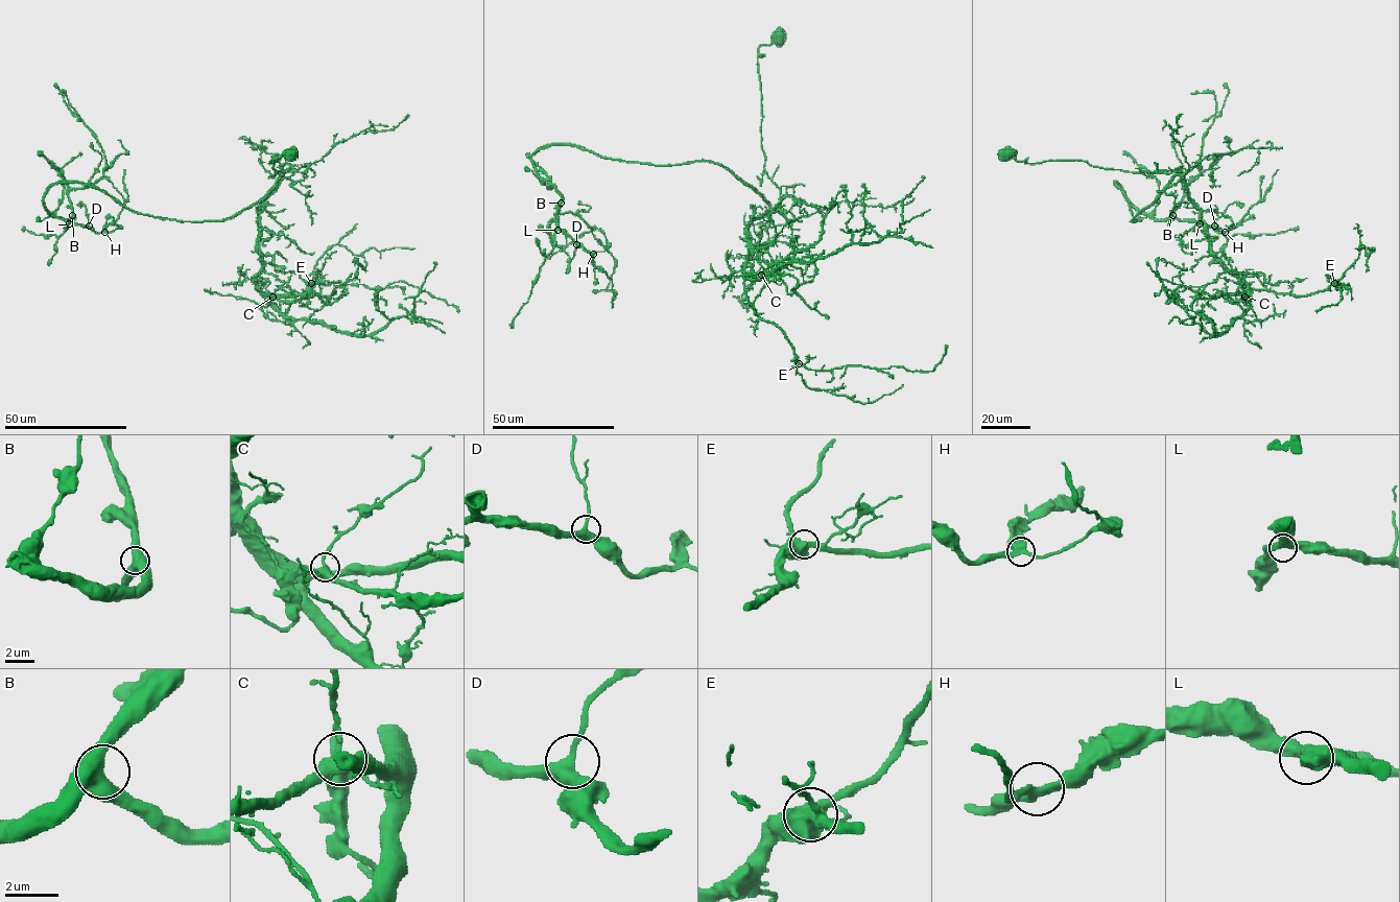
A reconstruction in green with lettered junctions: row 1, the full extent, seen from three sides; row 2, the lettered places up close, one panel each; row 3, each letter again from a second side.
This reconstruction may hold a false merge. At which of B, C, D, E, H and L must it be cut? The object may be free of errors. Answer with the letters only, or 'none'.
C

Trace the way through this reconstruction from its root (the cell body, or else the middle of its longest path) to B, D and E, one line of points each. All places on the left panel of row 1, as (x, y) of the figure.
B: (293, 156), (269, 161), (291, 170), (226, 219), (150, 216), (80, 183), (52, 185), (46, 209), (72, 215)
D: (293, 156), (269, 161), (291, 170), (220, 221), (150, 216), (80, 183), (52, 185), (46, 209), (89, 226)
E: (293, 156), (269, 161), (276, 172), (291, 170), (259, 210), (256, 289), (297, 295), (311, 283)

